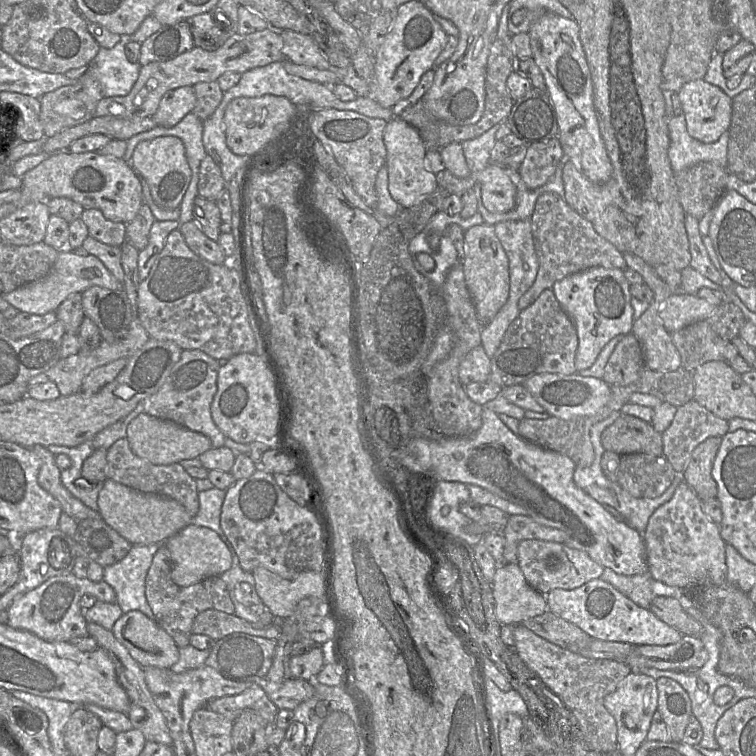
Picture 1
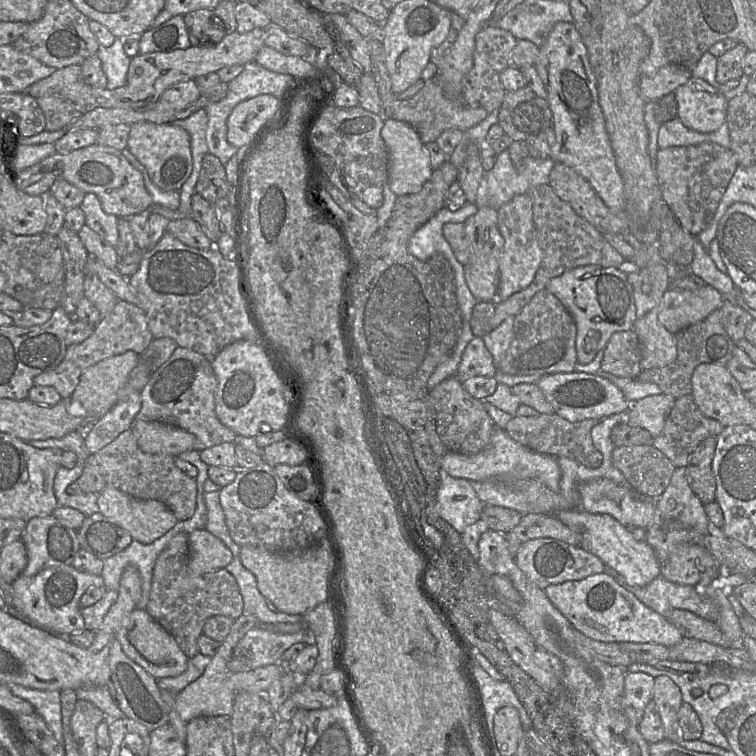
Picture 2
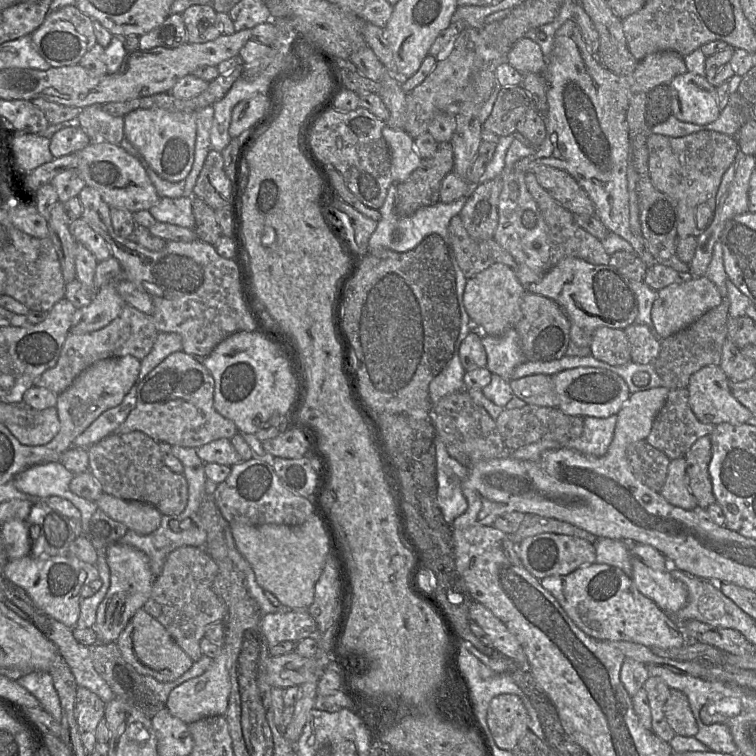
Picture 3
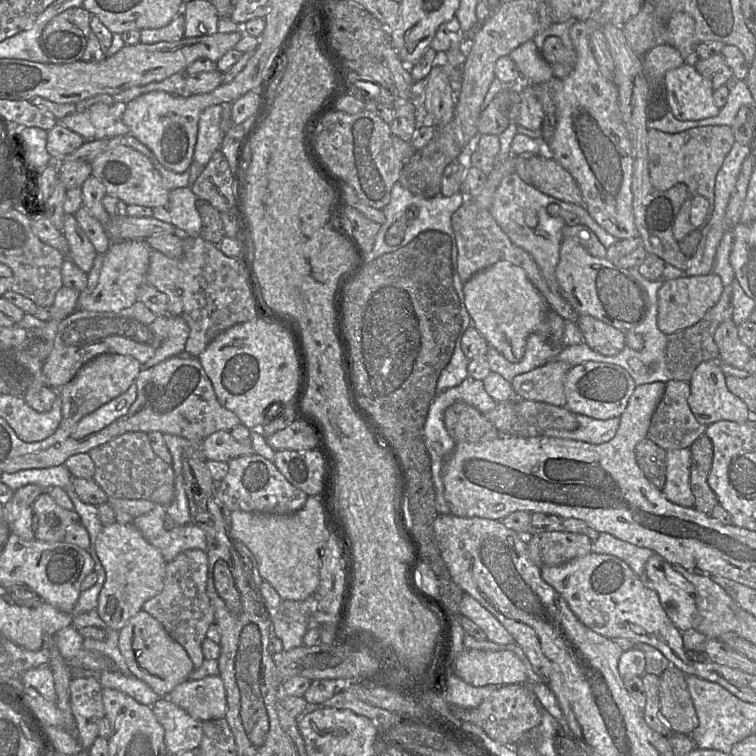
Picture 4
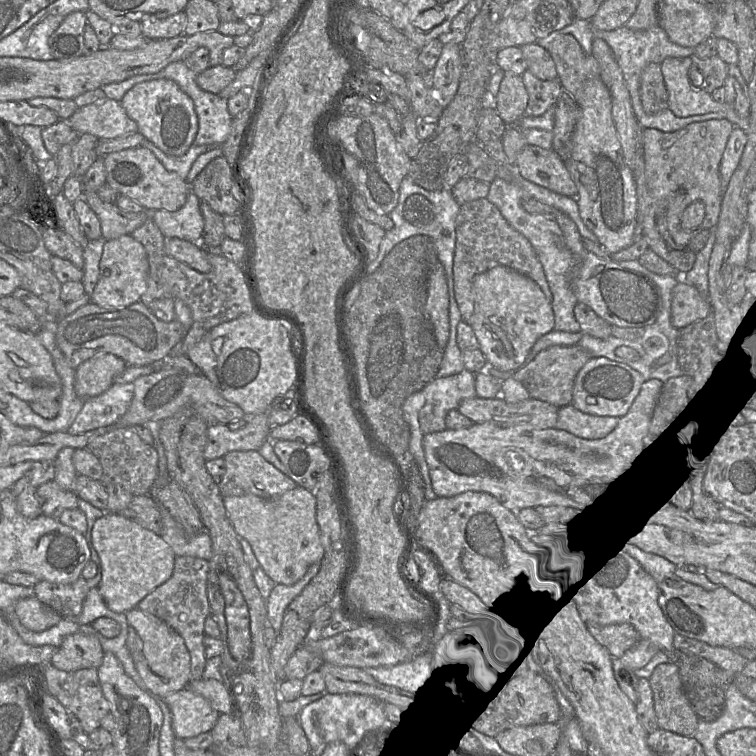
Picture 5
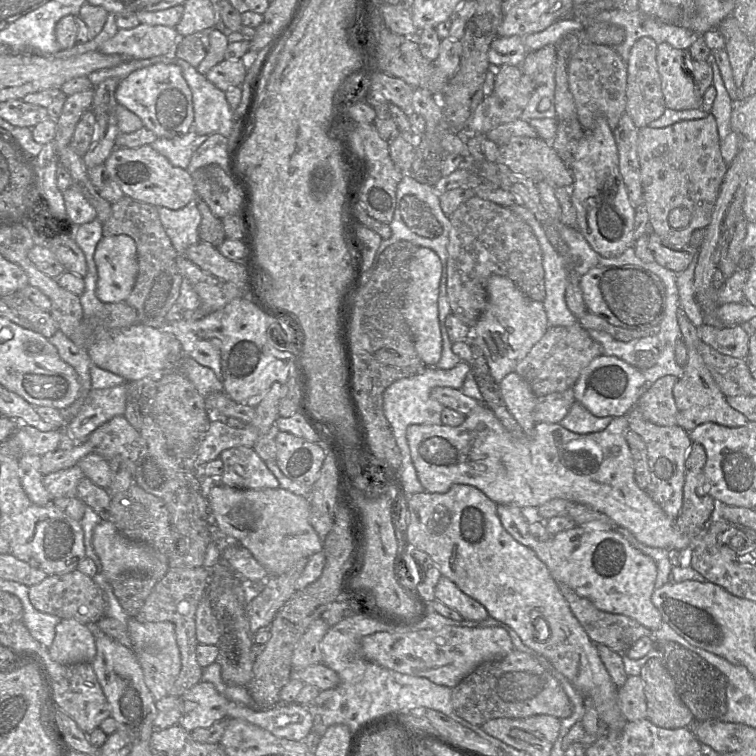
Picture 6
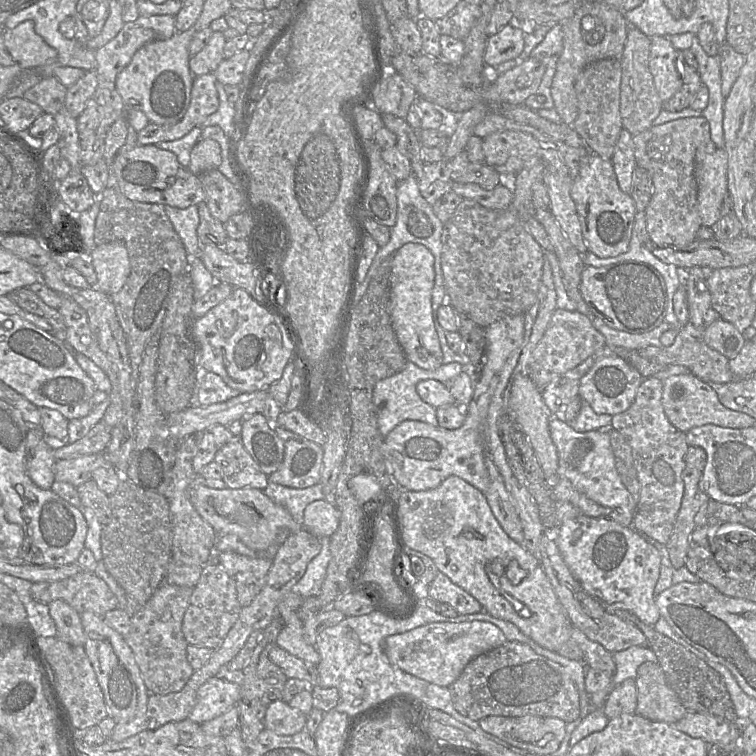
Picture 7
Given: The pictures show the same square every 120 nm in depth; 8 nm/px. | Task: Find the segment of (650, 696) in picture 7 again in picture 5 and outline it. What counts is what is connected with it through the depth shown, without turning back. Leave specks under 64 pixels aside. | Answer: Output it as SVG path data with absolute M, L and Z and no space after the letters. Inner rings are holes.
M670 661L657 665L648 680L658 727L678 735L693 736L699 718L683 691L676 664Z

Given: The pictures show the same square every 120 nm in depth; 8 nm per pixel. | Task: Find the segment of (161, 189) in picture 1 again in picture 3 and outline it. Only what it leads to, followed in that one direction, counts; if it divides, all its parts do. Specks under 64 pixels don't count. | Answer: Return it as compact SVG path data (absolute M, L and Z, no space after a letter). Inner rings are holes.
M138 109L123 117L125 138L141 153L159 177L169 182L186 179L194 162L196 113Z

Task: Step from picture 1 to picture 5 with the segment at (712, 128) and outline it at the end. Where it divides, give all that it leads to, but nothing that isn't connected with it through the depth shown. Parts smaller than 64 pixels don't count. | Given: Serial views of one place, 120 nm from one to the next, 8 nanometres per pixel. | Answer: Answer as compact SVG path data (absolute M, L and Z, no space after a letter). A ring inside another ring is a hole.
M668 57L660 64L664 82L668 92L668 109L677 117L689 117L713 112L722 112L725 118L734 127L747 131L749 118L737 115L734 106L726 103L718 103L713 100L710 93L703 89L704 79L700 71L694 66L690 57Z

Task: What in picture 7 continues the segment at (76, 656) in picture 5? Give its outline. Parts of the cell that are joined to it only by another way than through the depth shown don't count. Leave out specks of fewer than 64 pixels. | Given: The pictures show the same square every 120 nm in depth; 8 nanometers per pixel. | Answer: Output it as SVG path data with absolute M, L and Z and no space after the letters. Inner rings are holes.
M62 600L49 603L48 608L56 625L56 637L71 645L84 646L86 636L80 614Z

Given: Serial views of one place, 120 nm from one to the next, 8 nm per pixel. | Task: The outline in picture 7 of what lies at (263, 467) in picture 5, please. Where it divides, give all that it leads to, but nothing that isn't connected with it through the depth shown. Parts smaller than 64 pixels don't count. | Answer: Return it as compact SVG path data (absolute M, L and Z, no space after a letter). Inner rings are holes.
M240 438L224 445L216 453L214 461L222 469L222 480L227 488L254 488L263 491L268 485L268 476L261 471Z

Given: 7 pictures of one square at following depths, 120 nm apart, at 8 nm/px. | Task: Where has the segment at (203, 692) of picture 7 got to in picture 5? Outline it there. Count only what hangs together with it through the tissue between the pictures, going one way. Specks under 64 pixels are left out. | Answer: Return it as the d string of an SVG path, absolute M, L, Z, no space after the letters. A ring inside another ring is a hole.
M189 688L159 699L163 699L171 712L175 737L182 740L211 732L220 715L204 697Z

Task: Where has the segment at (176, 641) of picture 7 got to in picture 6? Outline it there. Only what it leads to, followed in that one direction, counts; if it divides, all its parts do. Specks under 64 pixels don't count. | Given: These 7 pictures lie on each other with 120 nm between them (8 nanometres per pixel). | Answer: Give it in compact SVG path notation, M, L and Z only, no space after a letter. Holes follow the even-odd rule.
M204 566L195 568L170 568L166 575L159 580L144 602L144 605L135 615L141 623L168 621L174 624L176 641L181 655L181 671L168 695L181 697L186 691L202 681L203 668L196 658L195 613L201 599L206 595L209 584L210 569Z

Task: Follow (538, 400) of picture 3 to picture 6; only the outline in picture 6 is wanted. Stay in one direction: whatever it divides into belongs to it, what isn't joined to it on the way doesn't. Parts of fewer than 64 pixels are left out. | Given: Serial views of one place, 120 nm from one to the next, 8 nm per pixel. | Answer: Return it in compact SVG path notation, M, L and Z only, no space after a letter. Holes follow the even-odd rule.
M579 322L571 326L552 326L519 362L515 373L530 385L537 397L546 396L573 388L581 372L600 355L603 355L601 345Z

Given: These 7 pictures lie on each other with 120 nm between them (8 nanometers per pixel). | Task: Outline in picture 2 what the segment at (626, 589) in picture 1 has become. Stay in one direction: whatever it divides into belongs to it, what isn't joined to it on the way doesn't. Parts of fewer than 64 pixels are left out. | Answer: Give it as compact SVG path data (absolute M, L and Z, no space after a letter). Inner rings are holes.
M620 574L615 579L644 605L665 618L675 609L690 611L709 621L716 622L718 618L716 605L703 593L699 593L697 587L671 582L661 575L641 587L629 586Z

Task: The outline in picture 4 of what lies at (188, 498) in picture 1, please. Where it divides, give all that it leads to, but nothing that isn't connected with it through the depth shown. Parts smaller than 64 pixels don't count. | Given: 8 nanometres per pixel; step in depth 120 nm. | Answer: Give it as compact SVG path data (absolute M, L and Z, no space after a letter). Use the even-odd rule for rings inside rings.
M124 433L92 448L88 454L95 465L93 480L108 497L143 499L160 505L168 505L174 500L175 474L172 465L154 453L147 433Z

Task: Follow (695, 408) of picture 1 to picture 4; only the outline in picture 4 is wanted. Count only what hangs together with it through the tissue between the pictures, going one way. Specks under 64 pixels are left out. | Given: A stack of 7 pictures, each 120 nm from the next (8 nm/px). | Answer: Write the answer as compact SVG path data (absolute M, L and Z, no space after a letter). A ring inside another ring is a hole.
M669 380L650 421L647 438L664 450L689 448L691 444L705 434L707 425L700 424L688 405L690 386L688 382Z

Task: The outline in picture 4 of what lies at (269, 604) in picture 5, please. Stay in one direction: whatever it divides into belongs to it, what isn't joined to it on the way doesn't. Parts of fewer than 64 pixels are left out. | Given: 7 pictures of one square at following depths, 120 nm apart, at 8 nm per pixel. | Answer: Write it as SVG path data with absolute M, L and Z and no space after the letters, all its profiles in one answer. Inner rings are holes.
M314 594L303 601L283 600L271 612L273 635L283 643L283 651L304 646L303 636L309 629L309 615L314 610Z

